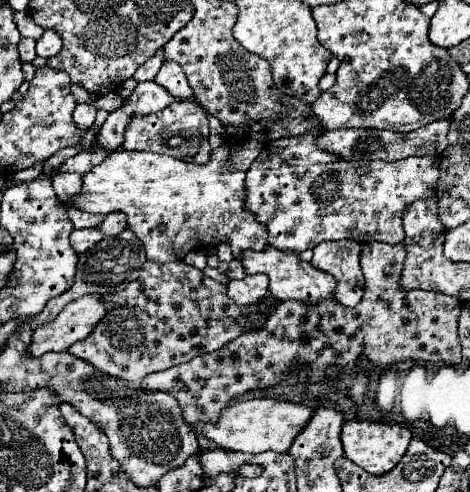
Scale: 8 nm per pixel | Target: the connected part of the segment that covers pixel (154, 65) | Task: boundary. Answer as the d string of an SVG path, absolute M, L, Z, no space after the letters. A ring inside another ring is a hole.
M160 49L152 59L148 59L136 73L134 73L134 79L136 81L148 81L148 79L154 79L158 69L162 67L162 61L164 61L164 49Z

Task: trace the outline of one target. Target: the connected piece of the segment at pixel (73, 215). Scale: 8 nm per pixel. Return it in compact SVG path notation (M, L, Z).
M68 209L70 221L74 223L76 229L86 229L86 227L100 227L104 221L104 215L92 215L92 213L82 213L78 209Z

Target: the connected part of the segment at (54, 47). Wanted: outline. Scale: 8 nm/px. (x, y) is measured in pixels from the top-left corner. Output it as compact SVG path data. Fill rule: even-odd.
M46 29L44 35L36 41L36 53L40 57L52 57L60 49L62 49L62 37L56 31L52 31L52 29Z

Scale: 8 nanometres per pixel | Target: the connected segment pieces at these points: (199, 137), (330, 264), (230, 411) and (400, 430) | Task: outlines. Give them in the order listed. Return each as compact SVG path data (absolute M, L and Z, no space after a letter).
M176 99L162 111L148 113L148 115L134 115L124 131L122 147L126 151L152 151L152 153L166 153L170 157L204 165L210 161L210 151L214 151L208 143L210 127L208 117L202 107L194 99Z
M354 239L324 241L314 247L312 265L336 279L336 301L354 307L362 299L364 275L360 271L360 243Z
M252 399L240 401L232 407L222 411L218 425L198 425L194 431L216 441L218 447L228 451L242 451L242 453L262 453L262 451L276 451L286 453L294 443L296 435L308 425L314 409L302 403L282 401L282 399Z
M348 421L342 427L344 457L360 465L364 471L372 475L384 475L390 469L394 469L398 461L404 457L410 445L410 439L412 439L412 433L404 425L388 425L388 423L376 423L376 421Z

